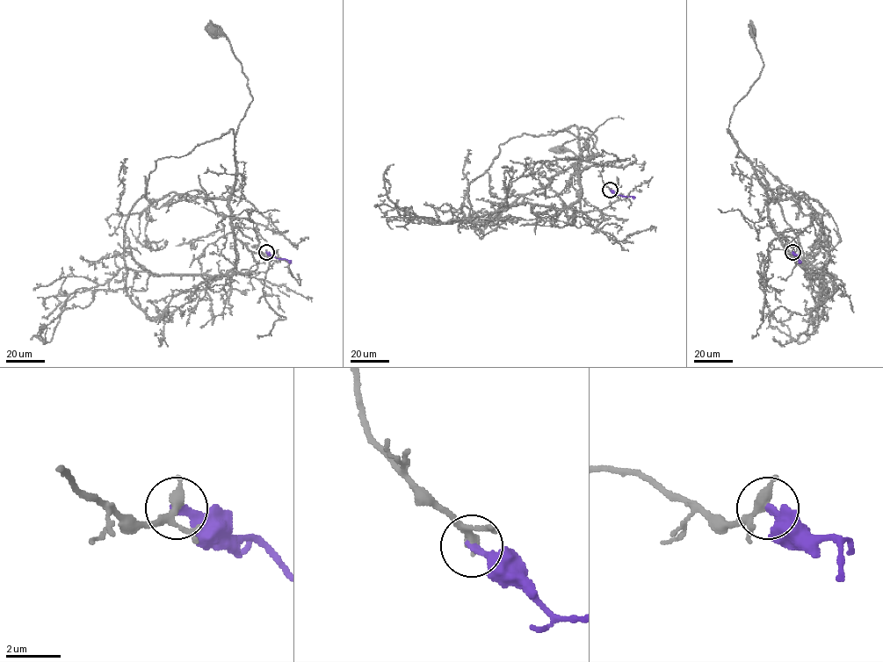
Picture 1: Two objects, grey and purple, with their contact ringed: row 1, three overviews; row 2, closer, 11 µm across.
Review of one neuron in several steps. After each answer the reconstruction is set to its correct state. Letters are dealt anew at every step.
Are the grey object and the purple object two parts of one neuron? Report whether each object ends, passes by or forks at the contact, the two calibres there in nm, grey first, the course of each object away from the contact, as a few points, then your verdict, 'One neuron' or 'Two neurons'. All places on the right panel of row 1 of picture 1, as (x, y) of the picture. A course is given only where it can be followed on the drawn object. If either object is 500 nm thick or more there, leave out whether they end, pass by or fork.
At the ring grey passes by. At the ring purple ends. Thickness 320 nm (grey) against 280 nm. Course of grey: (792, 252), (767, 253), (778, 234), (769, 215), (766, 190), (728, 129), (734, 107), (762, 70), (753, 33). Course of purple: (792, 252), (798, 255), (800, 262). Two neurons

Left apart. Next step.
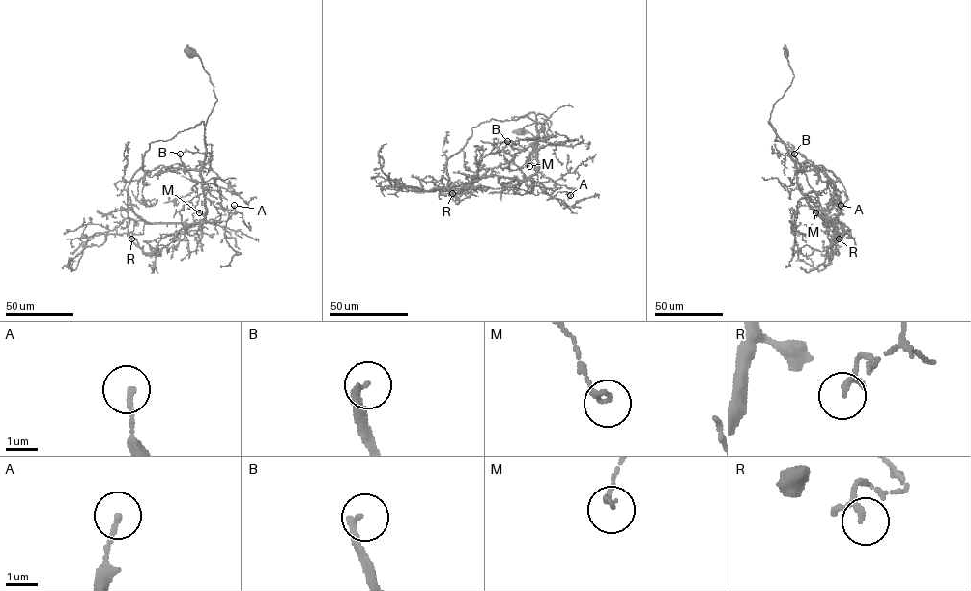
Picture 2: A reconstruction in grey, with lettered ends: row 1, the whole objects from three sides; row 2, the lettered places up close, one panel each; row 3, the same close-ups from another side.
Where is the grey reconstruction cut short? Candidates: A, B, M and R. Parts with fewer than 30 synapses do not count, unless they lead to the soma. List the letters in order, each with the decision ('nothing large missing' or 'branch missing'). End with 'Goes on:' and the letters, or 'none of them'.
A: nothing large missing
B: branch missing
M: nothing large missing
R: nothing large missing
Goes on: B

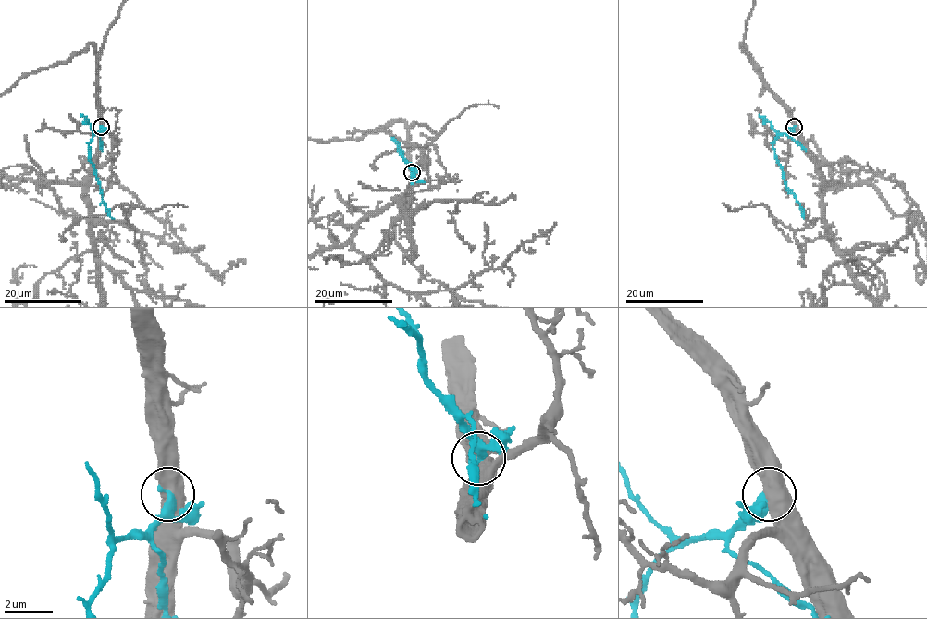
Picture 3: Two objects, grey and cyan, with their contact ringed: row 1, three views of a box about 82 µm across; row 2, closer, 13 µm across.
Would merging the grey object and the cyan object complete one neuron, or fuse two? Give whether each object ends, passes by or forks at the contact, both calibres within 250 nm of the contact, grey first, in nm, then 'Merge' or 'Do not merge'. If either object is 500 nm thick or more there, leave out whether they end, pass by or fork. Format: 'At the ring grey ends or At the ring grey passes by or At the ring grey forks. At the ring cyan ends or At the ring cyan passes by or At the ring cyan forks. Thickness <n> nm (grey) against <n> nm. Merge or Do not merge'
Thickness 650 nm (grey) against 480 nm. Do not merge

